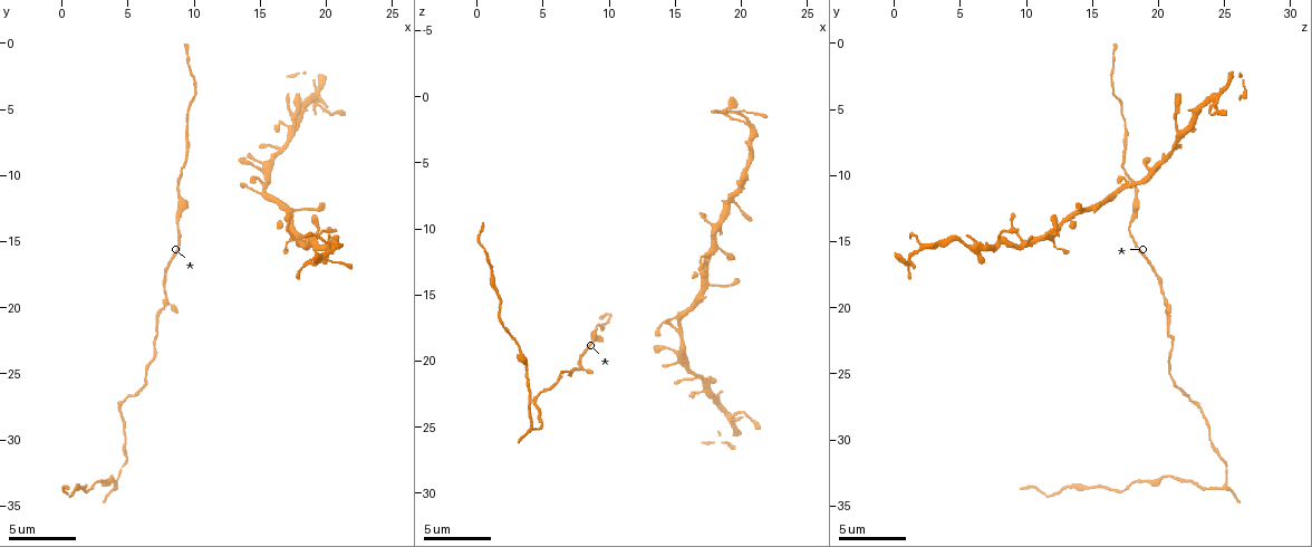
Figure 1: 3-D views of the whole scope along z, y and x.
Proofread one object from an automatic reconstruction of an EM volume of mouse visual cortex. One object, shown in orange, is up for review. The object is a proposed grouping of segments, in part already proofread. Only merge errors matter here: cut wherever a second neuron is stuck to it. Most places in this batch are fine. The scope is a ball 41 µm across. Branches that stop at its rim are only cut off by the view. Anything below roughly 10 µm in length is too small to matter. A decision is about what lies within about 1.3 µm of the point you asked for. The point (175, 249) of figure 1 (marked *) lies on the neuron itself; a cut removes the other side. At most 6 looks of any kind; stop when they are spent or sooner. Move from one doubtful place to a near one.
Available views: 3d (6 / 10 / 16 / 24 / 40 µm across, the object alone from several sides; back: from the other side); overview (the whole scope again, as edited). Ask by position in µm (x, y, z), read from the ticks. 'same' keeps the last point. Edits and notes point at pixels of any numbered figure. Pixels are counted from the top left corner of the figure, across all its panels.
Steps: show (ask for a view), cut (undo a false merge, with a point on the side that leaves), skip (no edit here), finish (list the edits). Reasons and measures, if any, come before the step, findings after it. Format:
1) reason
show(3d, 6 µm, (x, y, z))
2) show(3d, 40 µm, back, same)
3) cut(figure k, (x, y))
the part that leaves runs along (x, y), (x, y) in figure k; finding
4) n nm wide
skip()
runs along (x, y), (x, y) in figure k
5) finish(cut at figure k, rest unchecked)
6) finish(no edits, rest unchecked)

sudden change in width
show(3d, 16 µm, (8.6, 13.6, 17.8))

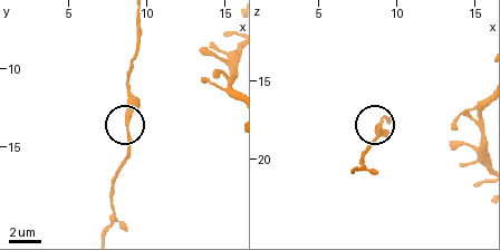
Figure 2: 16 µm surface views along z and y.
skip()
continuous, no second neuron

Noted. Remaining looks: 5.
looks like a crossing
show(3d, 6 µm, (15.6, 9.6, 19.8))

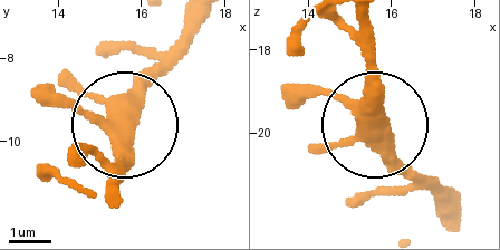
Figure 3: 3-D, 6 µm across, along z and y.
show(3d, 6 µm, back, (15.65, 9.60, 19.75))

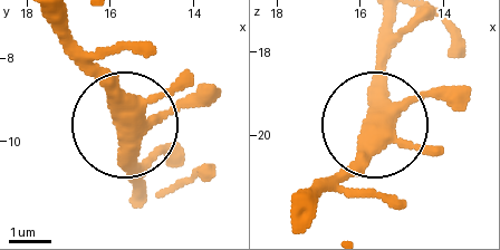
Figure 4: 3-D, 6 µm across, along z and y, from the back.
side arm 14 µm
skip()
one neuron here

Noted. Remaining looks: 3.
show(3d, 6 µm, (20.4, 15.0, 5.2))

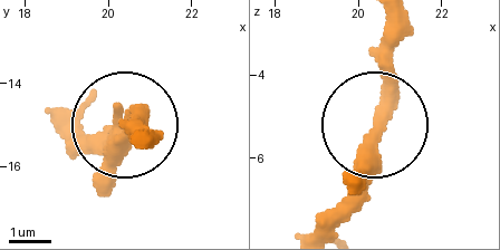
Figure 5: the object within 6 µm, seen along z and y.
skip()
all the same neuron

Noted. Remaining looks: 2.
finish(no edits, rest unchecked)

